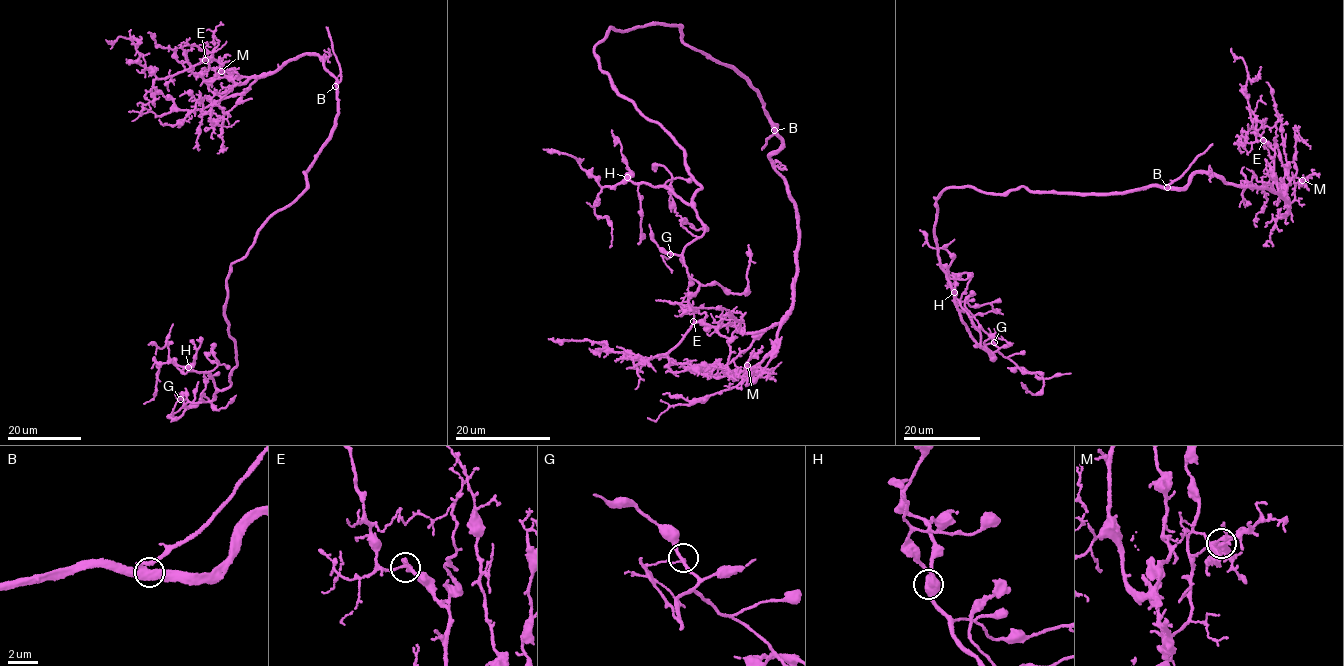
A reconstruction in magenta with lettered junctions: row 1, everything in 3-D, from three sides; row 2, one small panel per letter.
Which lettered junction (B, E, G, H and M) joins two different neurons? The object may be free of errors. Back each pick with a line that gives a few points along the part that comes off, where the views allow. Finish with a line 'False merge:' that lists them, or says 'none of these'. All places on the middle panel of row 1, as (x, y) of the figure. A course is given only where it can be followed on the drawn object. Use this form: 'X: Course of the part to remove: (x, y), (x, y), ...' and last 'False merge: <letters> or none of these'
False merge: none of these

